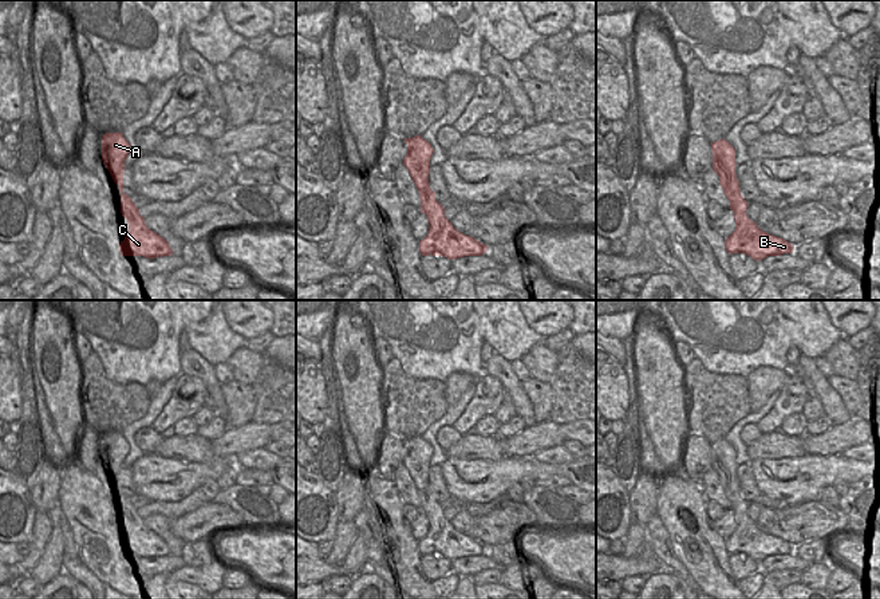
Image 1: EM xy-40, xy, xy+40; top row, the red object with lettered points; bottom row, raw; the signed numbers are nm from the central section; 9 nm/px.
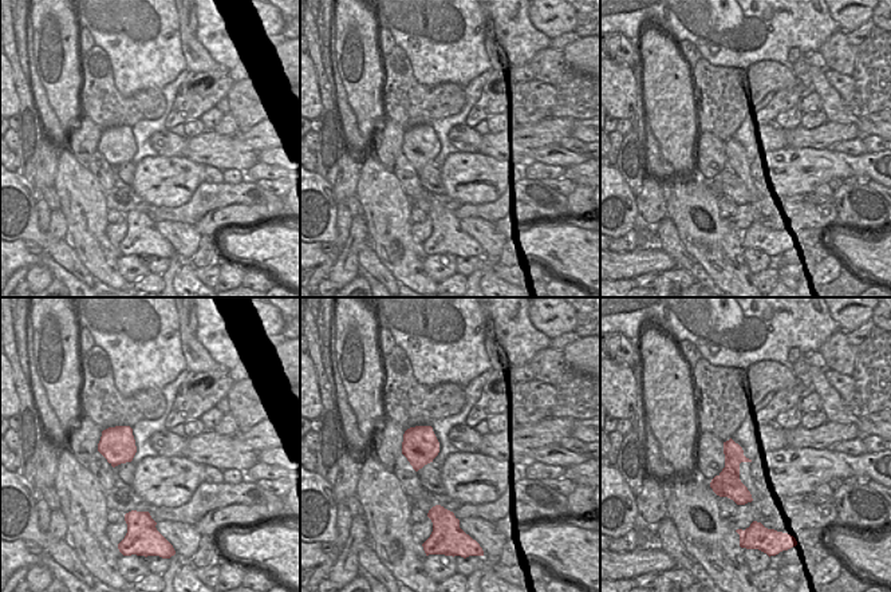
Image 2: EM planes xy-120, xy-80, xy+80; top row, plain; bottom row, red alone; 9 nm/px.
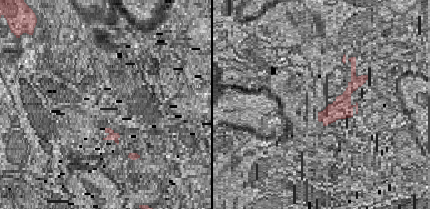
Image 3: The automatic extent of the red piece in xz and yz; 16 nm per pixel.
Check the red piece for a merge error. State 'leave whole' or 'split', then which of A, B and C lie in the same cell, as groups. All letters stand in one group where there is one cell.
leave whole | A B C

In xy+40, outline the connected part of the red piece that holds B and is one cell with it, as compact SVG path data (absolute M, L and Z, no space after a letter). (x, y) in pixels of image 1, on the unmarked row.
M719 440L711 444L713 470L719 477L719 484L725 496L730 501L730 509L734 512L735 531L726 539L726 551L733 553L745 553L759 561L767 556L781 556L793 553L793 545L767 532L761 531L747 515L747 503L739 490L739 482L735 474L735 449L726 441Z

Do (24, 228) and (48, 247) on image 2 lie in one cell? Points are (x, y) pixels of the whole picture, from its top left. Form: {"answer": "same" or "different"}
{"answer": "same"}

